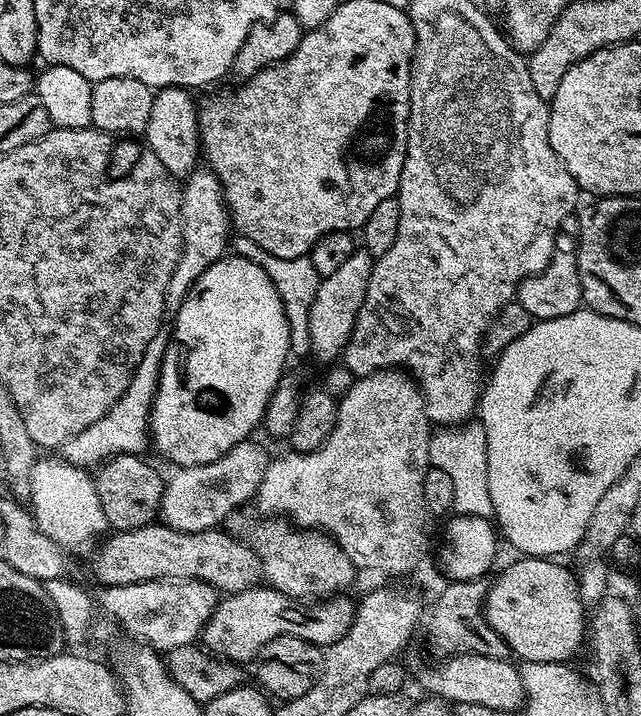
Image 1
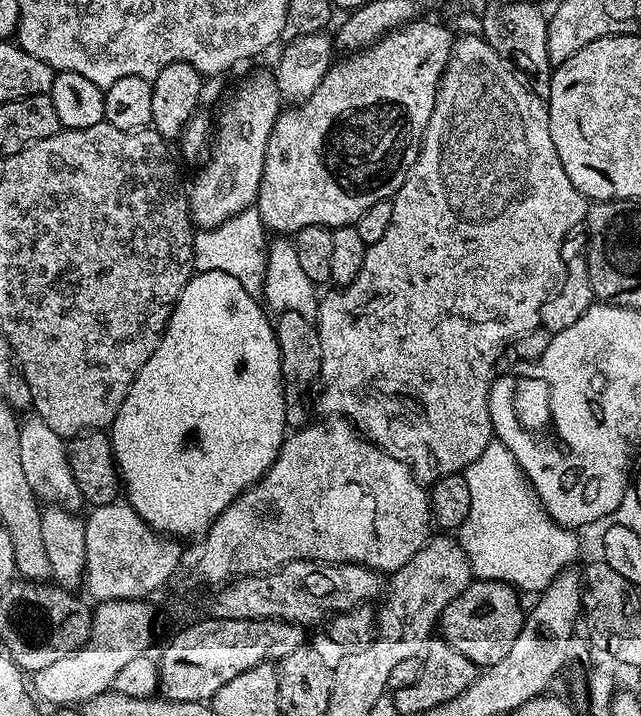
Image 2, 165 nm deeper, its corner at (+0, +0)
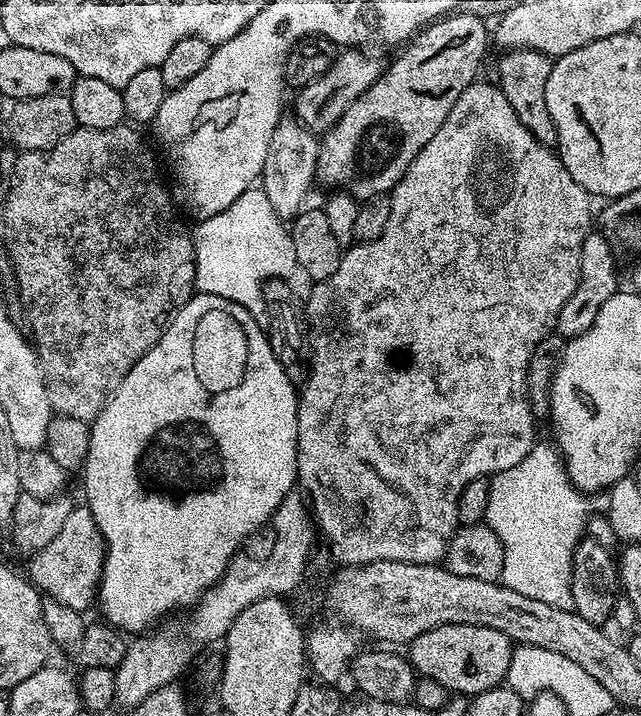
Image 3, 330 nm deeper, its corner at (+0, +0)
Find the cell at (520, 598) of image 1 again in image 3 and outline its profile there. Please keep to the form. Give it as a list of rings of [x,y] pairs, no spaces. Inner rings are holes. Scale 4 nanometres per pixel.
[[[443,624],[426,634],[418,634],[418,638],[407,645],[406,655],[420,676],[442,682],[449,693],[471,698],[505,683],[513,651],[513,641],[498,630],[486,626]]]

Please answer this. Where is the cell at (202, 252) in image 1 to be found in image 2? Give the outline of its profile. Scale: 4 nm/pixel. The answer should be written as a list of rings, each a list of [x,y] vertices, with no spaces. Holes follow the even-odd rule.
[[[271,71],[256,72],[240,84],[232,101],[220,116],[220,125],[215,125],[214,139],[210,144],[212,157],[208,165],[190,184],[188,215],[197,229],[217,228],[222,222],[234,218],[242,210],[253,207],[262,182],[262,170],[266,158],[266,146],[274,130],[274,122],[282,111],[282,97]]]

